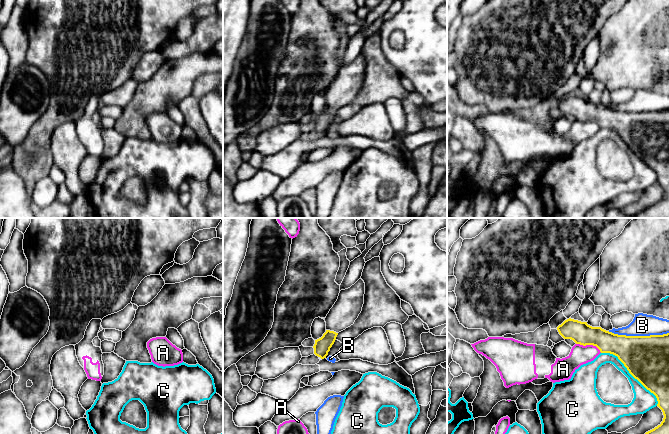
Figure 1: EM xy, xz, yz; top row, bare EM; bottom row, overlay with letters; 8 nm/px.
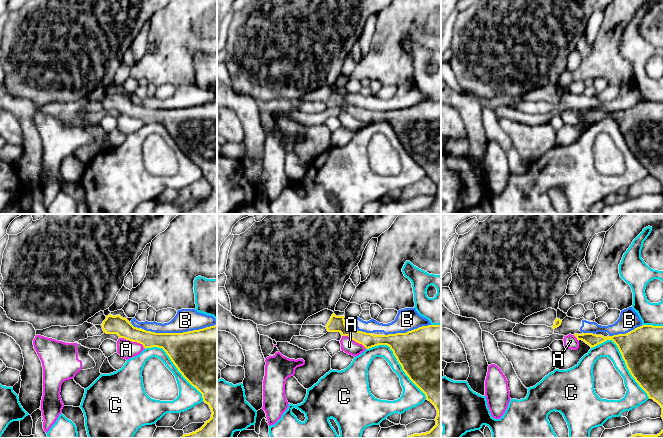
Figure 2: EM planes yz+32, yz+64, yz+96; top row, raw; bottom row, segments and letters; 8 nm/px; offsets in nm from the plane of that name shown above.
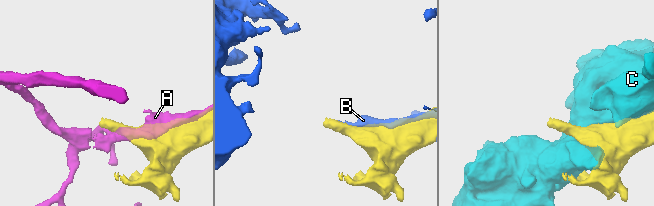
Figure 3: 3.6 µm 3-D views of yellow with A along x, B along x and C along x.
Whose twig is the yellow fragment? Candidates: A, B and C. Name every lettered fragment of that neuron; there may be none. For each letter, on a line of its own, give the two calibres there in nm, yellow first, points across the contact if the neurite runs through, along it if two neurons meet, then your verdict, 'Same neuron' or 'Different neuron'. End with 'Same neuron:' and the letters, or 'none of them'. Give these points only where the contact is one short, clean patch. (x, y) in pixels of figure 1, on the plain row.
A: Thickness 180 nm (yellow) against 160 nm. Different neuron
B: Thickness 360 nm (yellow) against 180 nm. Different neuron
C: Thickness 360 nm (yellow) against 170 nm. Different neuron
Same neuron: none of them

